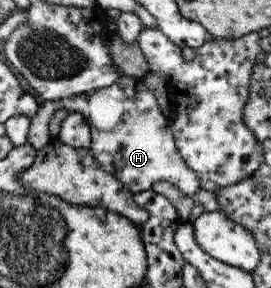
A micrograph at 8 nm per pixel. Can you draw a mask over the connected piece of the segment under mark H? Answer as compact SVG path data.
M124 75L102 90L82 94L78 98L68 98L60 102L45 101L36 116L32 119L29 130L29 143L38 151L47 144L50 117L58 109L79 112L89 120L92 131L89 149L97 165L116 179L128 185L133 194L153 190L154 184L160 181L170 182L180 190L182 195L195 198L201 190L202 182L194 169L188 166L180 150L172 128L164 118L154 96L132 96L138 80L134 76Z

